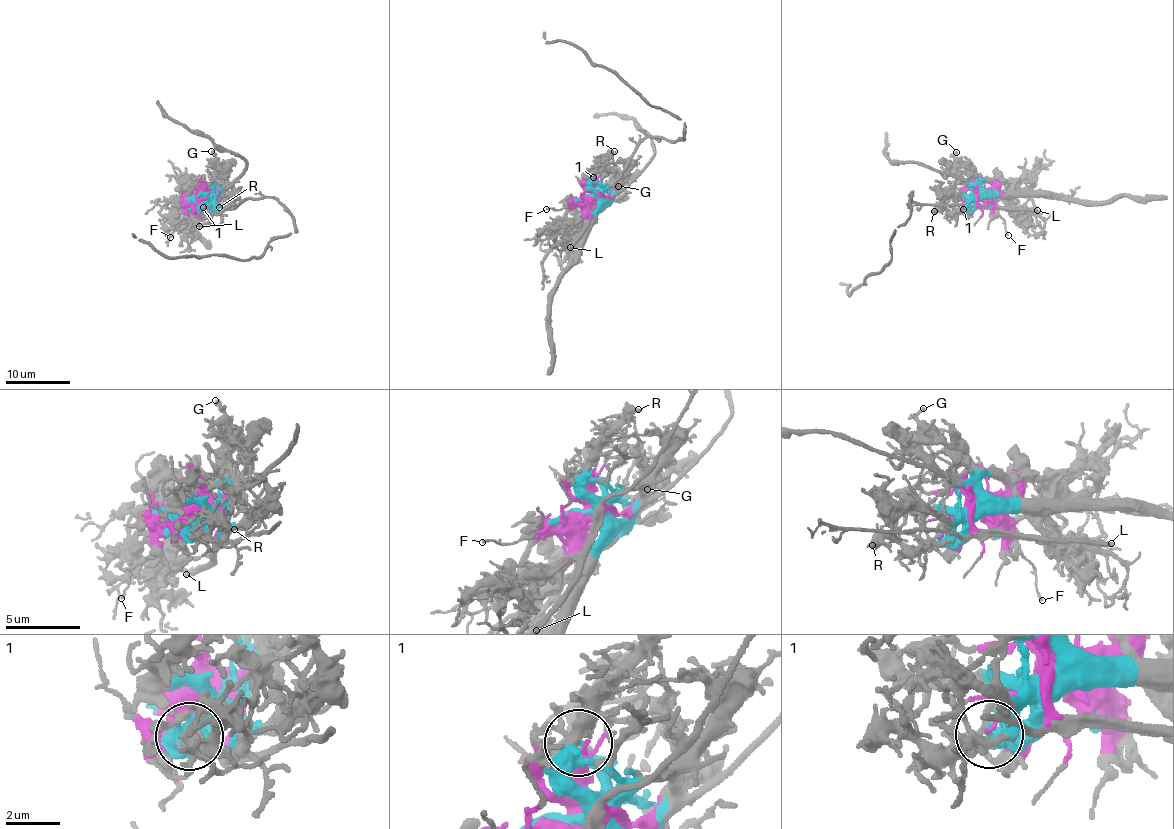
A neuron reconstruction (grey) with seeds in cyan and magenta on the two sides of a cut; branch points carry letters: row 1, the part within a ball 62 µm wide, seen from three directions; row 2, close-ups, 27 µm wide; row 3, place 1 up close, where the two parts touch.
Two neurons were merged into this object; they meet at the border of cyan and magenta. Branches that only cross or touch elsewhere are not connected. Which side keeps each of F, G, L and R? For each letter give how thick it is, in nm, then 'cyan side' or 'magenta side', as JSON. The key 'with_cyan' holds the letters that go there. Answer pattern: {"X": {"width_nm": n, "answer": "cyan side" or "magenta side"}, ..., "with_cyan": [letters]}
{"F": {"width_nm": 130, "answer": "magenta side"}, "G": {"width_nm": 140, "answer": "cyan side"}, "L": {"width_nm": 280, "answer": "magenta side"}, "R": {"width_nm": 320, "answer": "cyan side"}, "with_cyan": ["G", "R"]}

